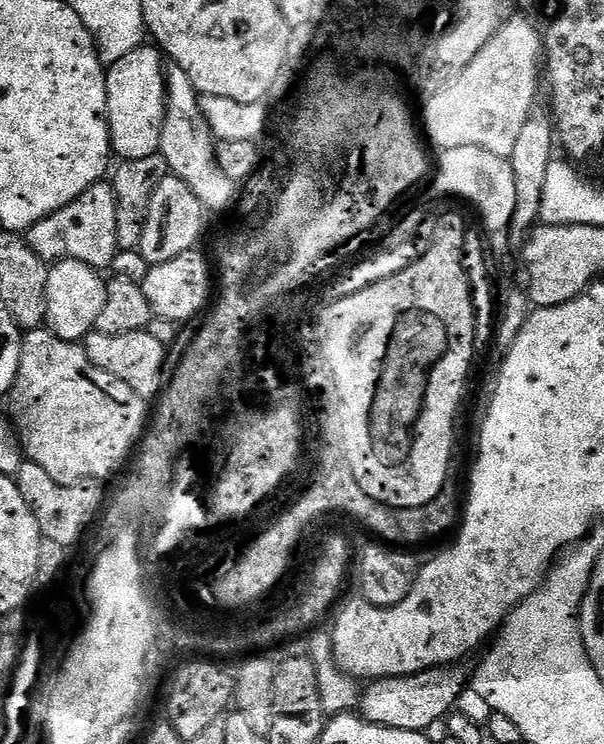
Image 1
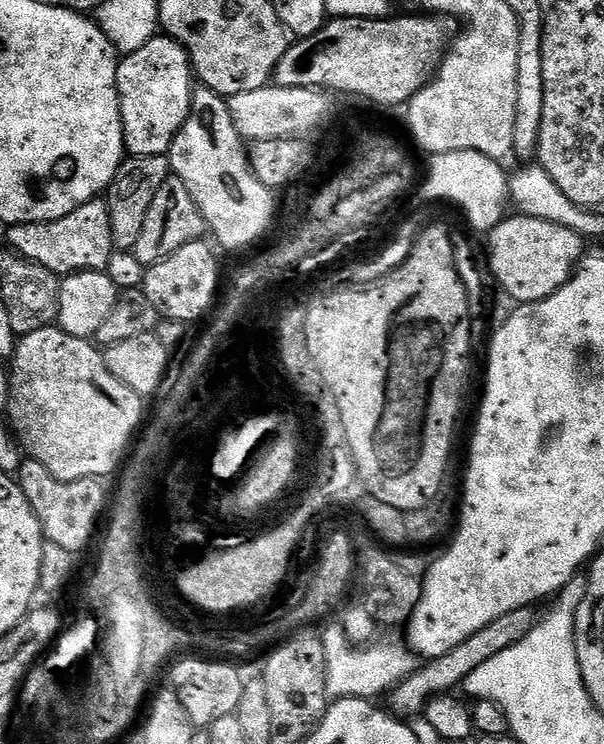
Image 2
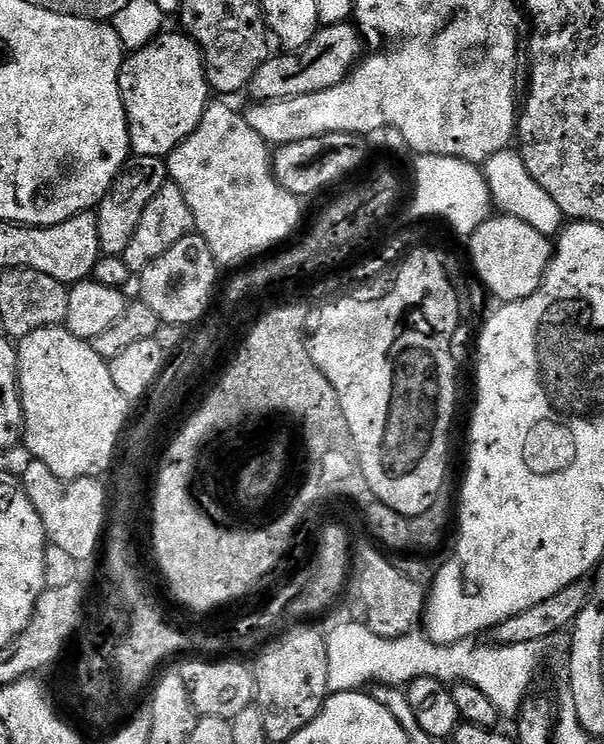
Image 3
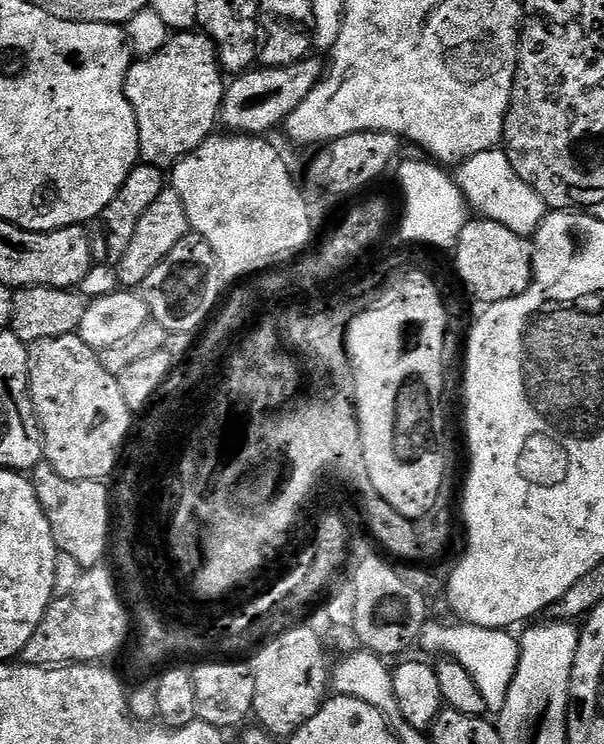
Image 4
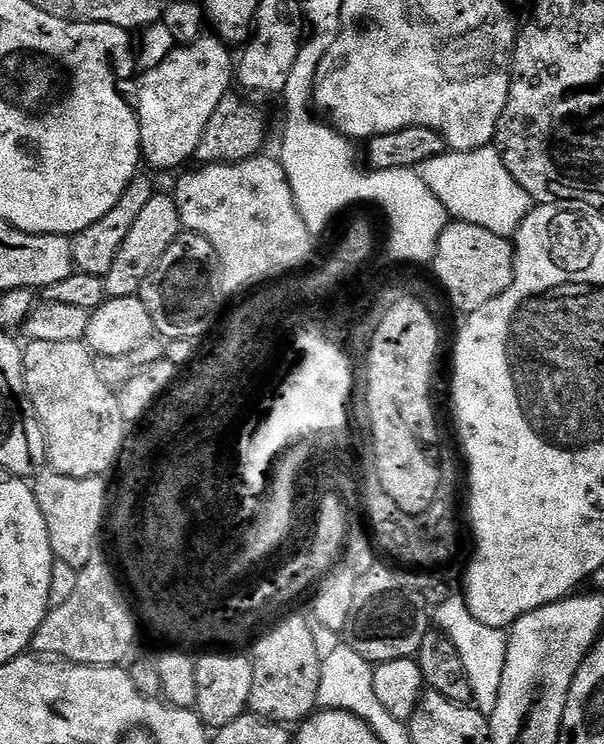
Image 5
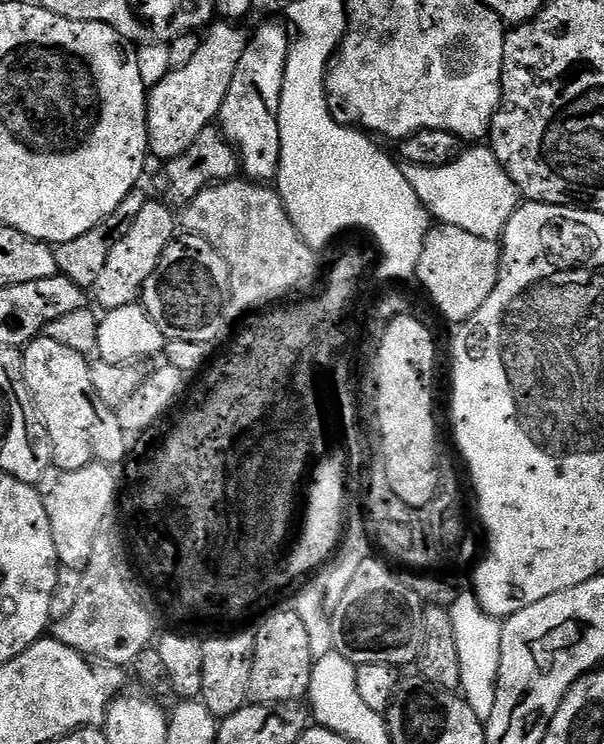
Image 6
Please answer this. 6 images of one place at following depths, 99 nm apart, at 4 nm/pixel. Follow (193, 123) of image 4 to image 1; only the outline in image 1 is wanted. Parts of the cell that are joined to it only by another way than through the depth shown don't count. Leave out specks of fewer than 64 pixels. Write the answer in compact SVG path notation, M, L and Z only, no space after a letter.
M138 47L130 54L126 54L126 58L118 58L118 62L110 65L106 72L108 129L113 153L117 157L120 156L121 161L157 155L162 142L162 126L166 115L165 61L159 47L148 47Z

